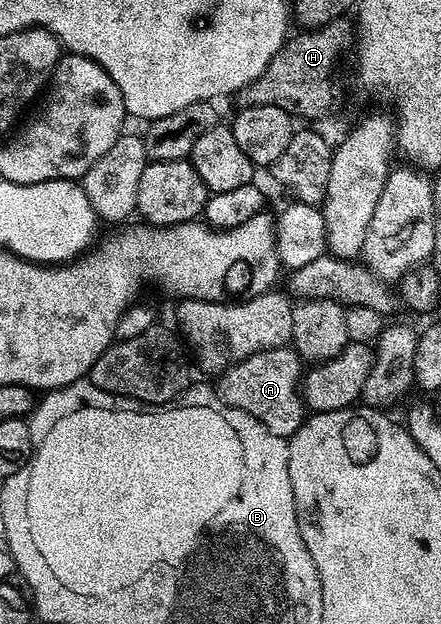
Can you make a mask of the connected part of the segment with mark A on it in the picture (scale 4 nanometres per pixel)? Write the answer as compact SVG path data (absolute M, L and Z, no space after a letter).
M287 346L266 349L264 352L255 353L252 357L238 362L218 376L214 387L220 397L221 404L228 404L232 408L249 412L251 416L258 418L258 422L262 422L262 426L266 426L266 430L270 430L273 436L287 438L296 433L303 426L306 419L304 398L300 394L301 383L302 361L295 351Z

